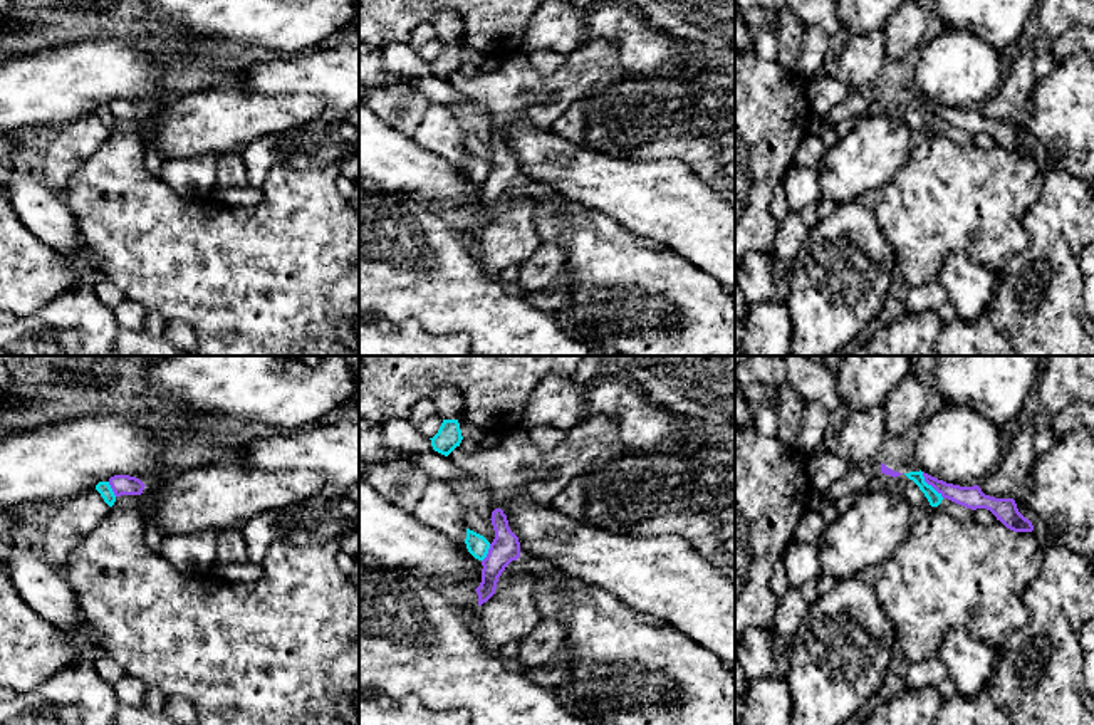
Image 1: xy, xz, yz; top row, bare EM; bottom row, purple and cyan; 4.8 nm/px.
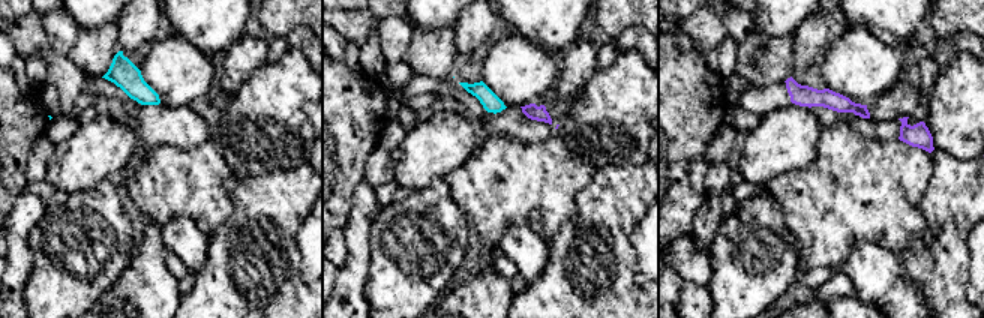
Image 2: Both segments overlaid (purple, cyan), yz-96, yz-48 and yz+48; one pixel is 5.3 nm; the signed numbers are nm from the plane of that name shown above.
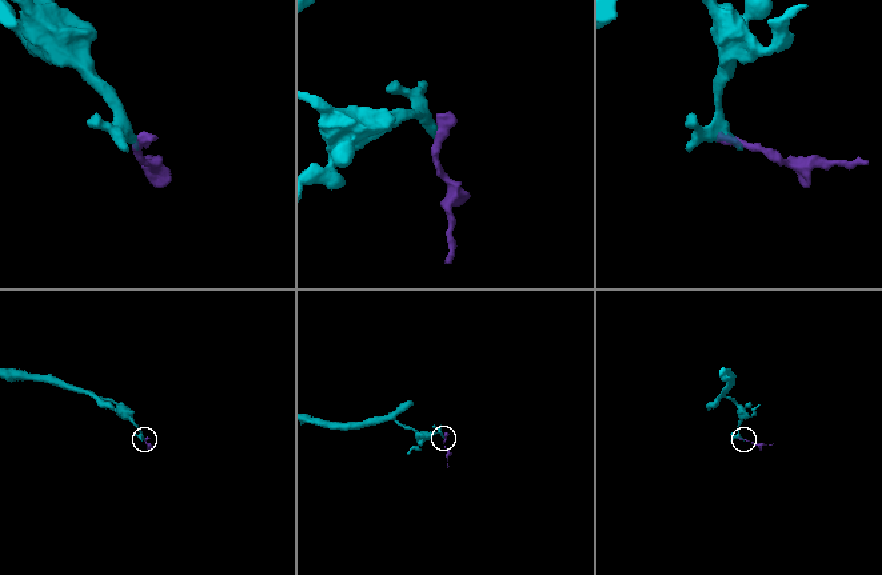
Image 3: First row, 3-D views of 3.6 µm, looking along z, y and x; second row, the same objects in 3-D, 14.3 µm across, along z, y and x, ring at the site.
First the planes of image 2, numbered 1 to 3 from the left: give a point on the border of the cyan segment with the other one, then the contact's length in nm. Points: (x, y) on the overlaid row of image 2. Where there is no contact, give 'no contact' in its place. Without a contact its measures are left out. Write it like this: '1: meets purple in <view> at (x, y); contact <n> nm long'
1: no contact
2: no contact
3: no contact

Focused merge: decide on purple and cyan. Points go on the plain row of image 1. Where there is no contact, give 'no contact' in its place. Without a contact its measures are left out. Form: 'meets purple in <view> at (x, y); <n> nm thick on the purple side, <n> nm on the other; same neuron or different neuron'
meets purple in yz at (930, 108); 110 nm thick on the purple side, 70 nm on the other; different neuron

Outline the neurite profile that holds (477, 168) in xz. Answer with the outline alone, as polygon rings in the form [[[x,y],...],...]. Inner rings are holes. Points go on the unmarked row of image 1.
[[[466,153],[465,168],[466,168],[468,176],[478,185],[483,185],[490,173],[490,166],[483,159],[470,153]]]

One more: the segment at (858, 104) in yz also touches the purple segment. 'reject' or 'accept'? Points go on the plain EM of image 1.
accept

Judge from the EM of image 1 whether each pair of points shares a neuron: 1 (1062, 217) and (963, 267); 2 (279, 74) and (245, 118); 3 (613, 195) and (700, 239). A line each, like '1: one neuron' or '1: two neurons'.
1: two neurons
2: two neurons
3: one neuron

